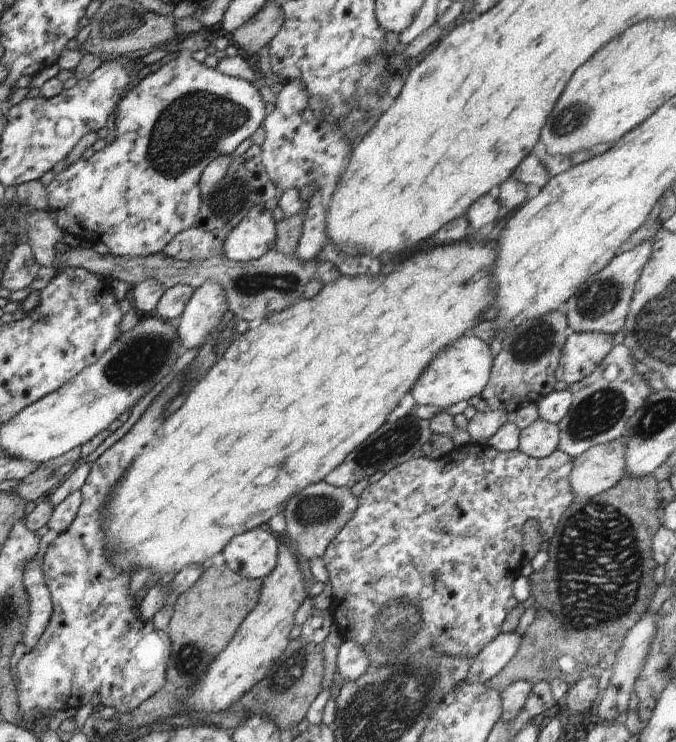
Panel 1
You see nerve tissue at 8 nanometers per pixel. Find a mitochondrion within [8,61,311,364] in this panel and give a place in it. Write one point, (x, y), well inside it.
(188, 131)

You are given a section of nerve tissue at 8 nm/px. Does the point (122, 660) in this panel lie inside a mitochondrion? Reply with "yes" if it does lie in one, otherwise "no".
no

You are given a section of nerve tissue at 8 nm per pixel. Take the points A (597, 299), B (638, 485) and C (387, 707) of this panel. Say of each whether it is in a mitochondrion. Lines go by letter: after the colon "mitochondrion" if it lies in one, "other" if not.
A: mitochondrion
B: other
C: mitochondrion

